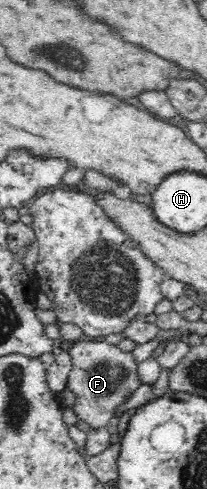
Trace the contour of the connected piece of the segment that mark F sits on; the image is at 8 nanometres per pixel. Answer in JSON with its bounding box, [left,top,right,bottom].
[66,339,140,428]

